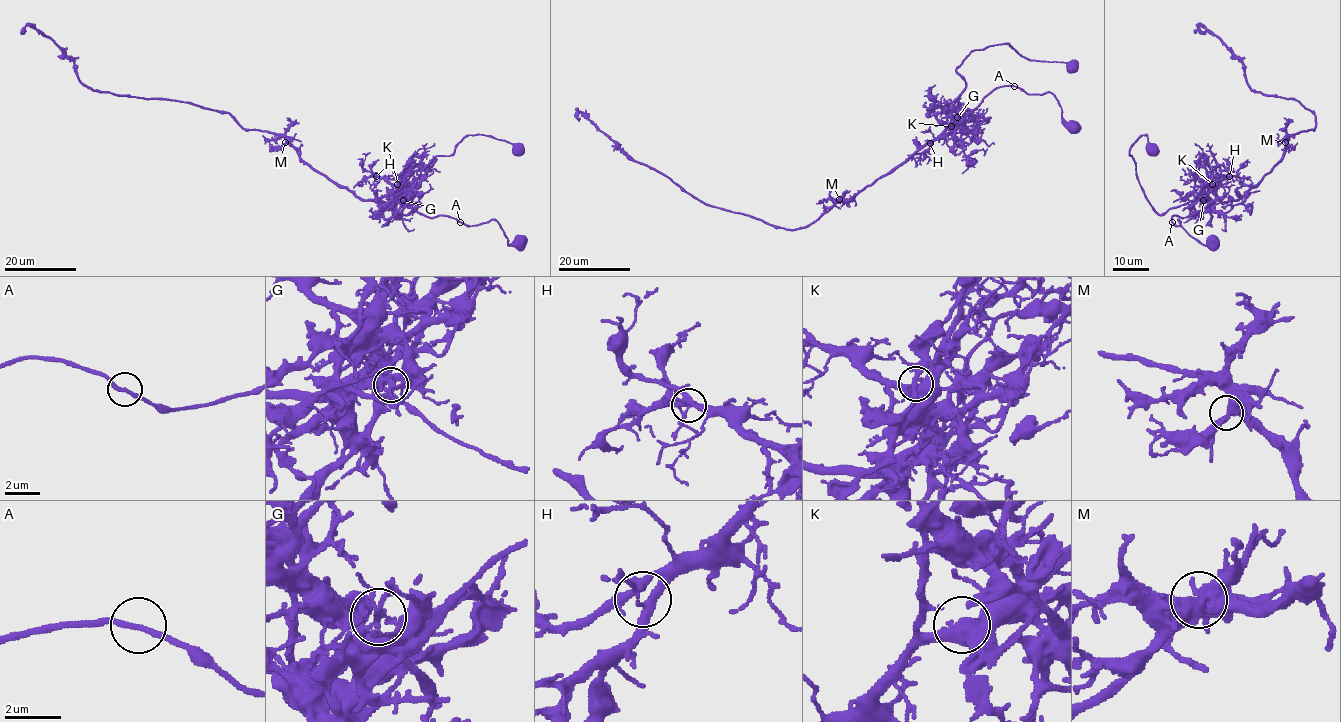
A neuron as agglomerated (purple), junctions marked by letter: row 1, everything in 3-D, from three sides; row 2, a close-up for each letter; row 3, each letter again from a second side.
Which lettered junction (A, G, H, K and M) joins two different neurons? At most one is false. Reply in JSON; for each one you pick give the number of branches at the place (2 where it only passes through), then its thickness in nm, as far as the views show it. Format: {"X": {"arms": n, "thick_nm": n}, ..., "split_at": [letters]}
{"G": {"arms": 3, "thick_nm": 170}, "split_at": ["G"]}

